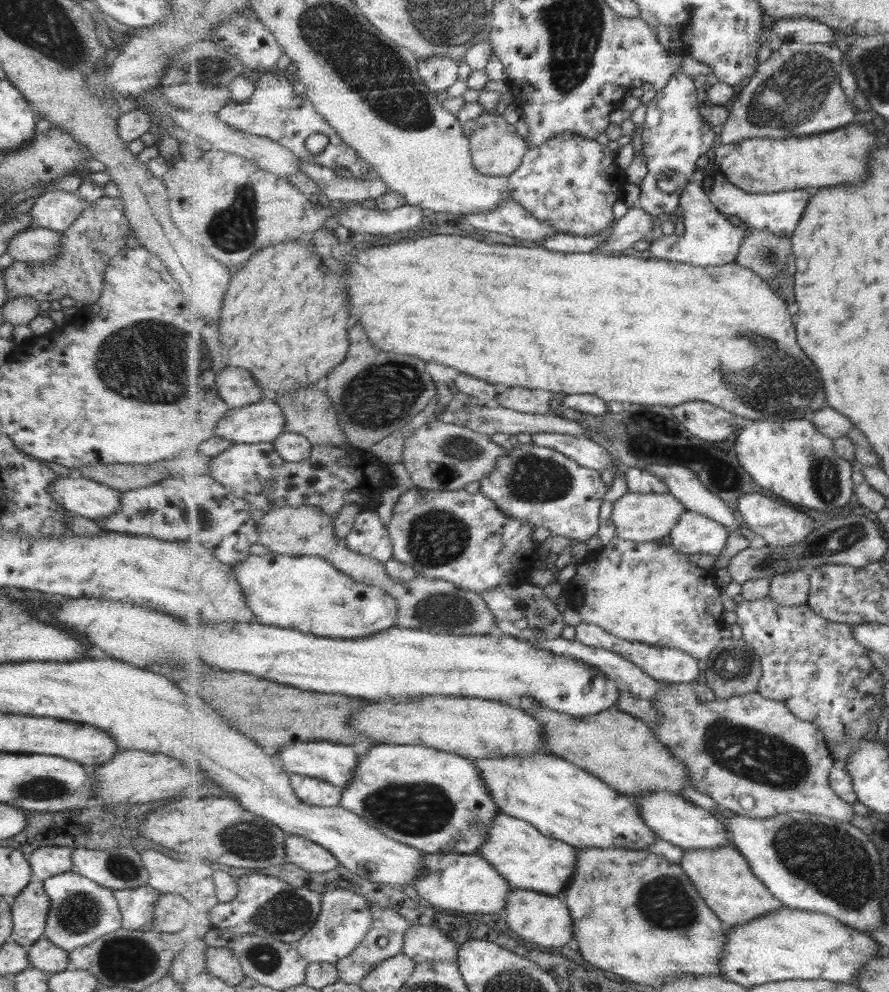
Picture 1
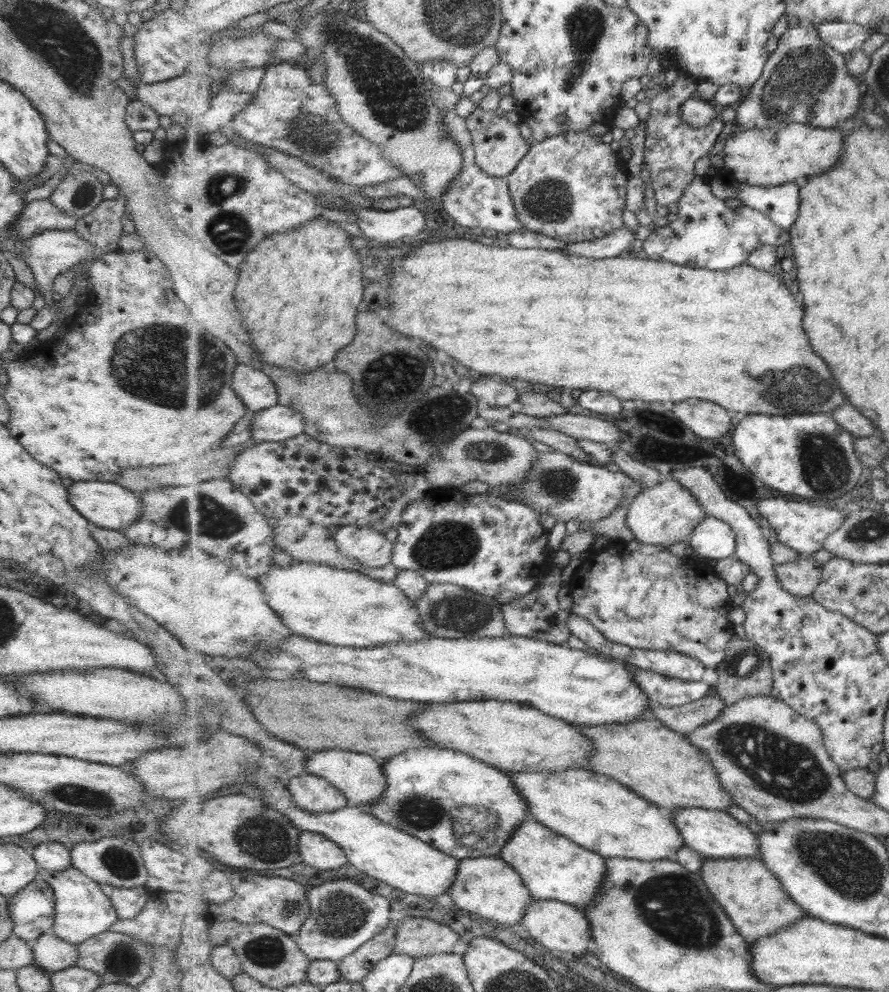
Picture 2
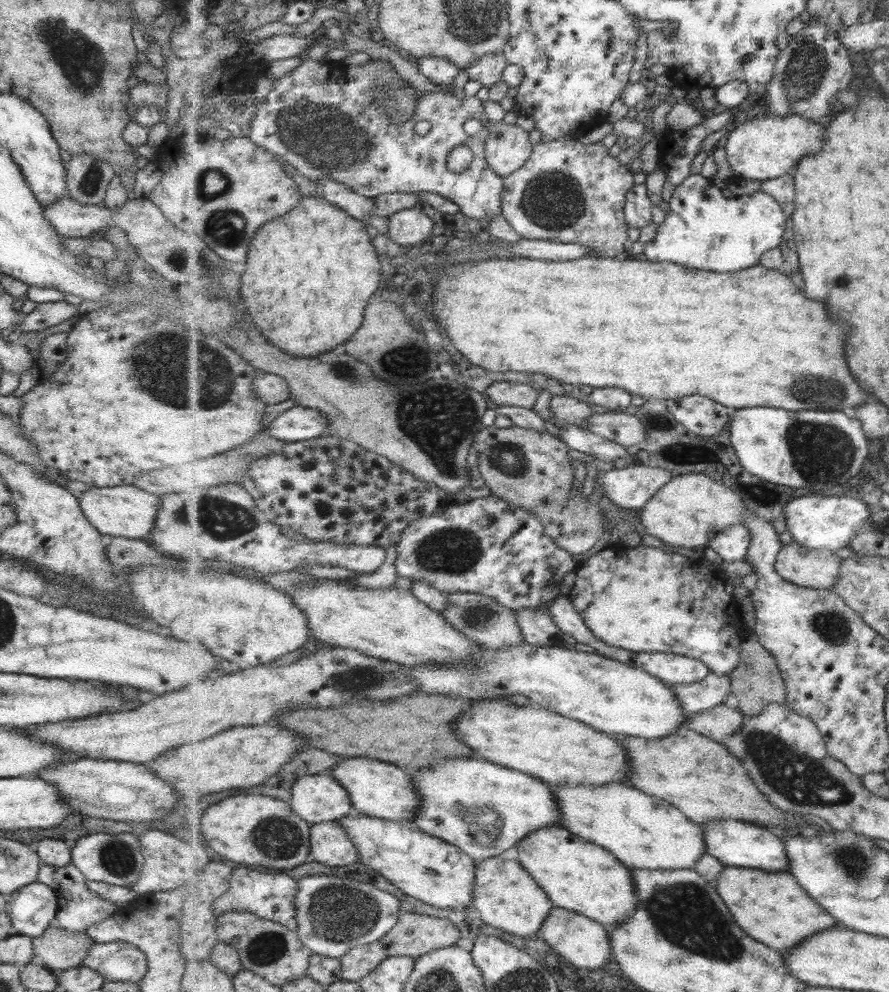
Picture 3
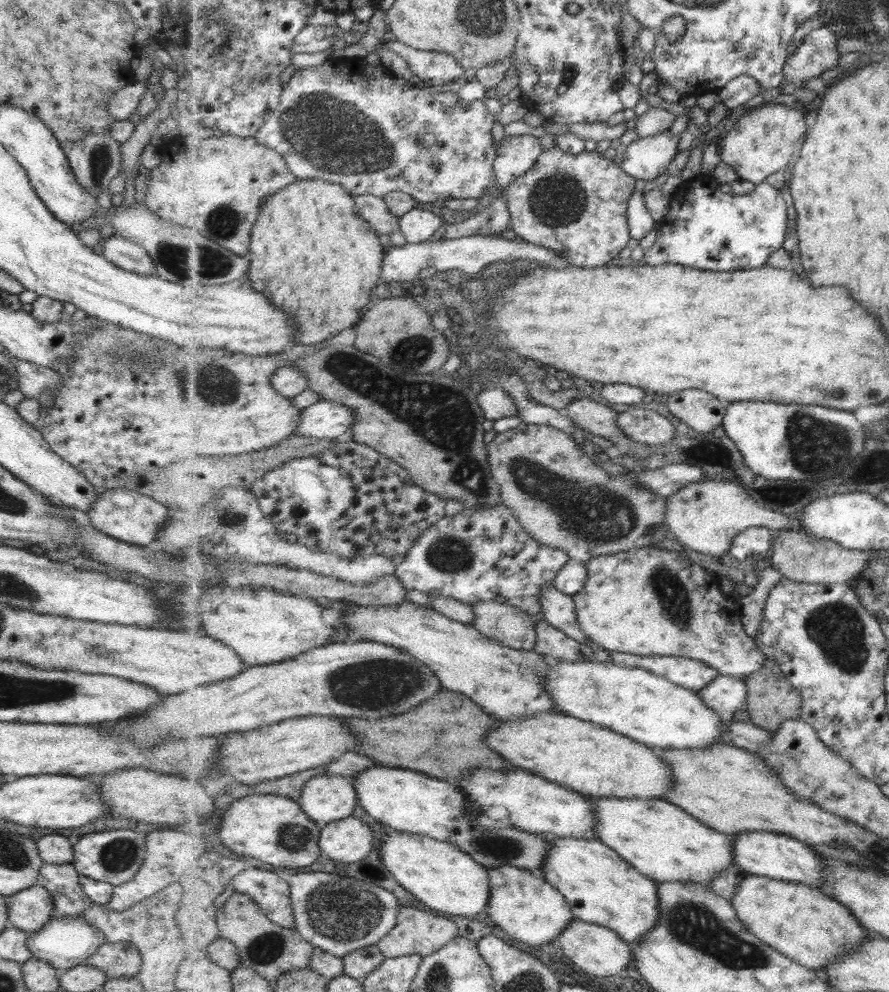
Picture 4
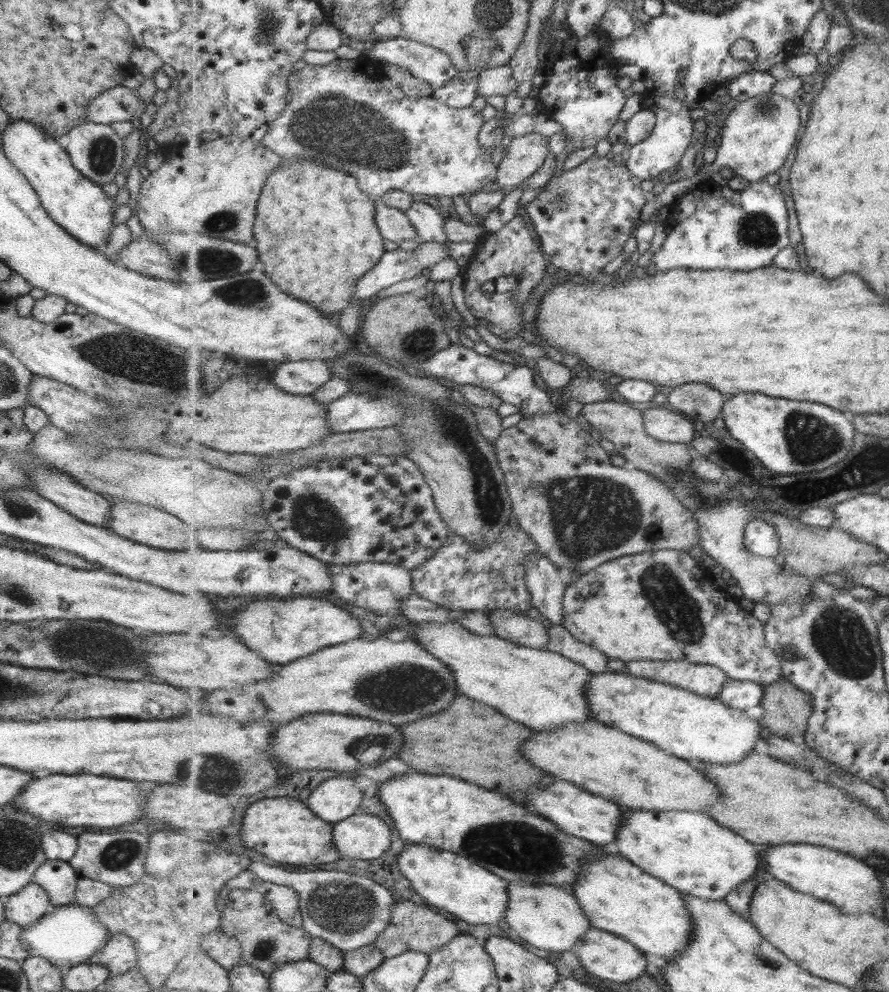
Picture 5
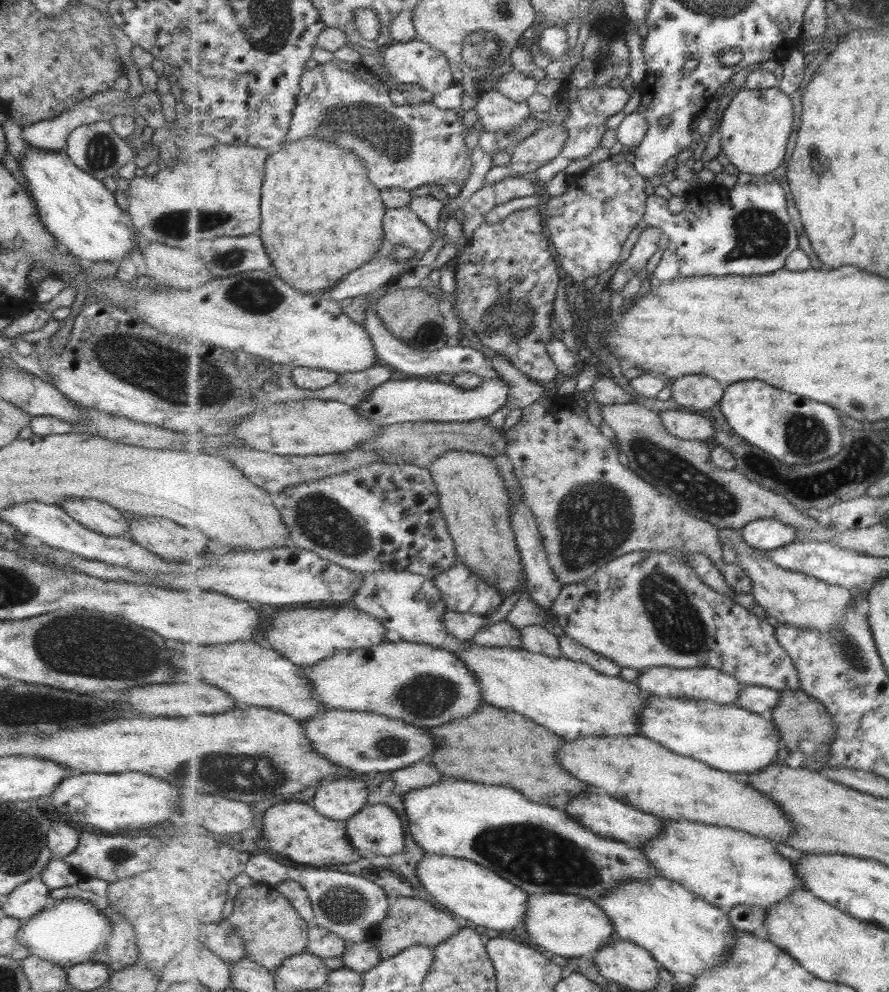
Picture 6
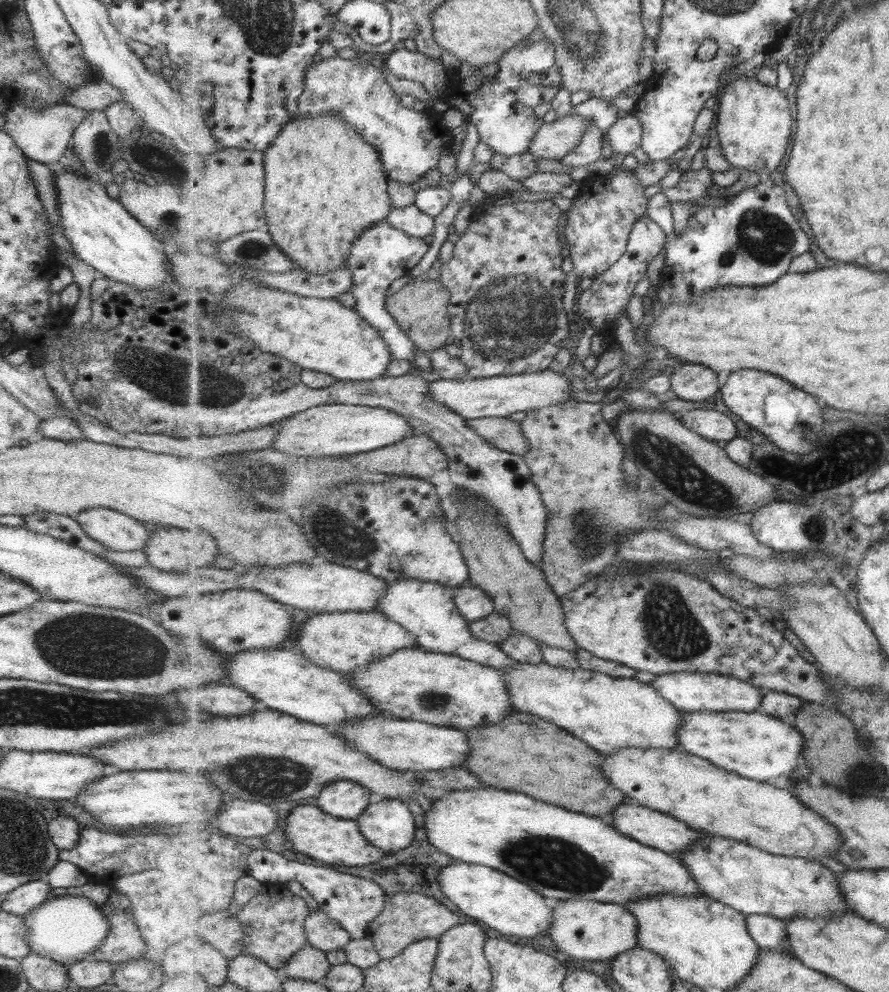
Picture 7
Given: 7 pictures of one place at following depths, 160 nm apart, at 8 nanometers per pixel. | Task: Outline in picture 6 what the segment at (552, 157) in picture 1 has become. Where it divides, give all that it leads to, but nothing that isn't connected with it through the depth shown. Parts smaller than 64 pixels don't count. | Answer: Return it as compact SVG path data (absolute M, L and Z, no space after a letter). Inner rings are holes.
M605 160L599 164L592 164L580 173L579 178L575 178L575 184L566 187L562 195L552 196L541 206L547 217L548 232L551 233L551 242L554 242L556 254L559 257L560 265L566 274L571 276L577 282L585 282L592 276L601 276L601 272L609 270L610 266L615 264L621 256L623 244L627 242L629 234L635 230L635 226L643 220L645 210L647 210L647 186L648 179L629 162L613 162Z

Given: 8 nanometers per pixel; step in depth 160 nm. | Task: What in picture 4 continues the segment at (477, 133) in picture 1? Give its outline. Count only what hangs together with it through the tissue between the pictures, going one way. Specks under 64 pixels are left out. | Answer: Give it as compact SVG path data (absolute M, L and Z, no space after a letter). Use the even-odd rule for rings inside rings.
M531 135L504 136L497 144L498 157L494 161L494 171L498 185L495 195L500 196L513 181L517 181L519 177L534 168L545 149L539 144L539 137Z

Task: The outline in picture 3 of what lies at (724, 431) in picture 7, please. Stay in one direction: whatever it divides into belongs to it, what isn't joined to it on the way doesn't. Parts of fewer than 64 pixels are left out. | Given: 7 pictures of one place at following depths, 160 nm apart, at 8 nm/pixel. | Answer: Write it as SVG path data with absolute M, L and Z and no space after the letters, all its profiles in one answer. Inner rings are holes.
M633 410L595 413L582 427L624 447L639 444L647 438L645 425Z

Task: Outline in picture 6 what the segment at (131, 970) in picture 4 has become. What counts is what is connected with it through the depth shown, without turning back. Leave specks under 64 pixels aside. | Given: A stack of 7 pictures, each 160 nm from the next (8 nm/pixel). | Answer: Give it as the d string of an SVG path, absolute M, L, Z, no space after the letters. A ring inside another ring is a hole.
M106 906L102 911L113 930L104 942L103 948L94 952L90 962L106 965L110 972L122 970L137 962L137 948L133 944L133 931L130 923L115 912L114 906Z

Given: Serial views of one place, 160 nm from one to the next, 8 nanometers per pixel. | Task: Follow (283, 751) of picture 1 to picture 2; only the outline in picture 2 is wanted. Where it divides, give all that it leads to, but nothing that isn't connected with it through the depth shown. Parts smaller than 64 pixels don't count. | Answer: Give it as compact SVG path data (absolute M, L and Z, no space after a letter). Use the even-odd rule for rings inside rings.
M329 749L308 752L306 770L309 774L326 778L339 790L346 794L351 807L370 808L370 804L378 801L386 789L385 770L382 762L368 754L356 753L350 750Z

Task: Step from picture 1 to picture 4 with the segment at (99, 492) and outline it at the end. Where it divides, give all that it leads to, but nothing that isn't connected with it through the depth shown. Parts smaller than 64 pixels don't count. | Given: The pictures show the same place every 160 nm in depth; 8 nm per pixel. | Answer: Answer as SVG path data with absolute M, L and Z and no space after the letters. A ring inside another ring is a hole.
M125 487L117 489L107 489L102 494L97 494L93 506L87 510L87 517L93 528L99 531L100 534L105 534L119 540L123 543L131 545L137 545L143 548L152 548L156 546L156 534L159 532L159 528L163 528L163 522L167 521L168 508L151 500L149 496L143 494L137 494L133 490L127 490Z

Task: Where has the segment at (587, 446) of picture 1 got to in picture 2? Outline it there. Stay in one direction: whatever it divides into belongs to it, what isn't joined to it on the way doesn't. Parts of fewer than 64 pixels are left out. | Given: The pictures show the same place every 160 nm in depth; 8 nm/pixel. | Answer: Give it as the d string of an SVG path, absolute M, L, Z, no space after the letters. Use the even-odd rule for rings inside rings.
M532 426L529 428L529 433L531 439L553 448L553 451L568 454L585 463L593 463L591 455L583 452L581 446L577 444L573 437L552 428L545 428L544 426Z

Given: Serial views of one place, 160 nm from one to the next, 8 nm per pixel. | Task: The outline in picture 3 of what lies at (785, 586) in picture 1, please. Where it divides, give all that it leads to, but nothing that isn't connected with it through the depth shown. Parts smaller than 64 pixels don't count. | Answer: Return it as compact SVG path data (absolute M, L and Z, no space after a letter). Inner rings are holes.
M795 542L782 547L775 563L776 571L789 582L817 589L833 586L838 581L839 573L842 573L842 566L843 560L835 556L834 550L809 548Z

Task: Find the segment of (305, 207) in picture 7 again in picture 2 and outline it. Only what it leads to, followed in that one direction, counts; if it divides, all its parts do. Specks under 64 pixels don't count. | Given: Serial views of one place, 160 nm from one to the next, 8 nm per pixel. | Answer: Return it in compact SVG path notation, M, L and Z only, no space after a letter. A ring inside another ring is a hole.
M322 217L306 222L298 229L286 233L275 233L264 238L256 247L247 255L246 260L240 265L241 274L237 283L237 292L235 292L235 304L239 310L247 316L247 328L251 330L251 336L255 338L255 348L261 352L263 362L268 362L271 366L277 366L285 370L296 370L296 372L309 372L322 366L331 365L331 362L338 356L339 351L347 348L358 333L358 313L357 306L363 302L365 294L365 284L363 284L363 268L361 268L361 258L357 254L357 249L351 245L351 235L341 229L339 224L333 223Z

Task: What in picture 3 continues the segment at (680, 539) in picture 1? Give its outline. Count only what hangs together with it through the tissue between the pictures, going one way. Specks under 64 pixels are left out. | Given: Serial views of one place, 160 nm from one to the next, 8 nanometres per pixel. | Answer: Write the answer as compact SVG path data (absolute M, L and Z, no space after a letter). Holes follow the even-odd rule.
M743 524L729 526L710 540L710 548L726 562L747 561L754 538Z

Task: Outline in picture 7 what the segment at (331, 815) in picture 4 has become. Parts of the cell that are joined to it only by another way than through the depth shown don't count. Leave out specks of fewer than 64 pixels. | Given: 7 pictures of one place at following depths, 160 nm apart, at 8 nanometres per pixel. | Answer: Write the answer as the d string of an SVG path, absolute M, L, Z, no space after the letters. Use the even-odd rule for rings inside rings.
M337 781L318 796L317 805L337 818L356 819L373 802L371 790L355 781Z

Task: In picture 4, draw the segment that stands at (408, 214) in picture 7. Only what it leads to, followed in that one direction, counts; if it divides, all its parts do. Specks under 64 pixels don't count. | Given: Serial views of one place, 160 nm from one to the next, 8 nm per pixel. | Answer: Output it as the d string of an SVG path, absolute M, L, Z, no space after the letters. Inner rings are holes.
M354 195L361 215L370 222L378 234L391 234L400 230L400 217L395 216L387 206L384 197L375 195Z

